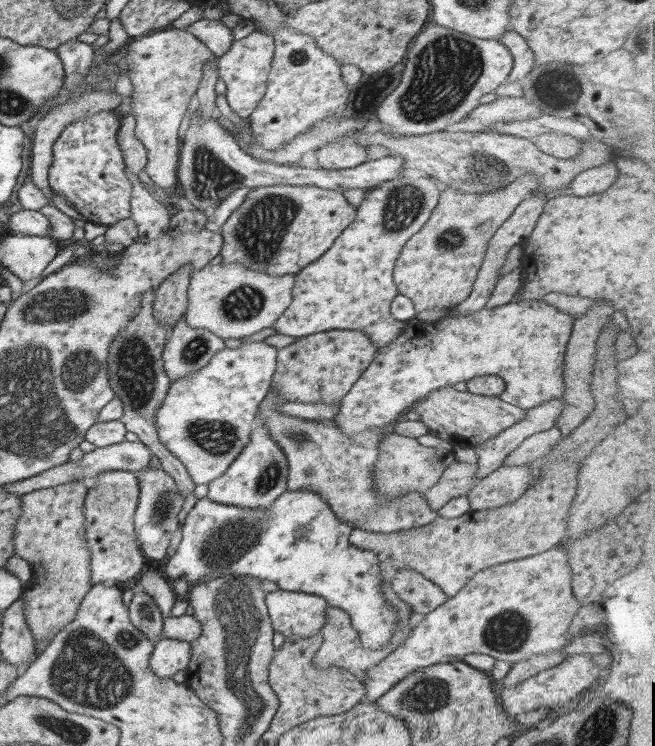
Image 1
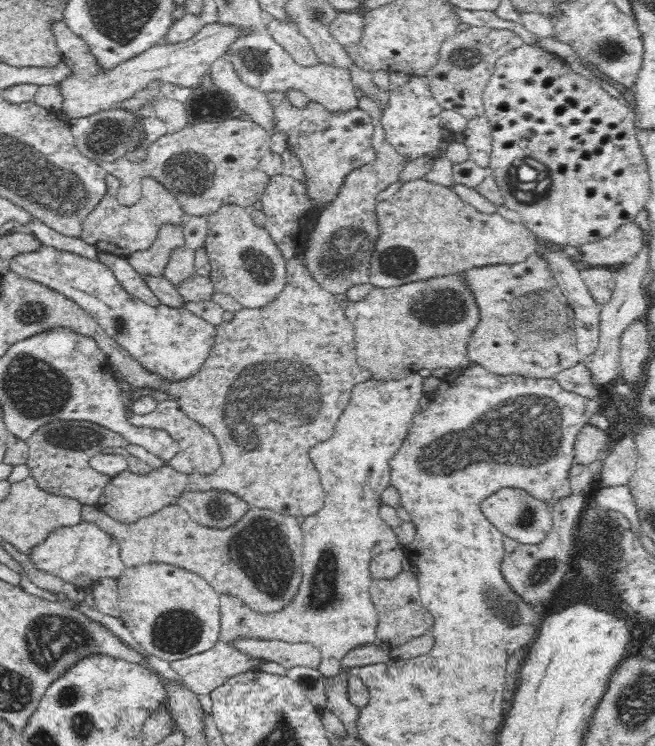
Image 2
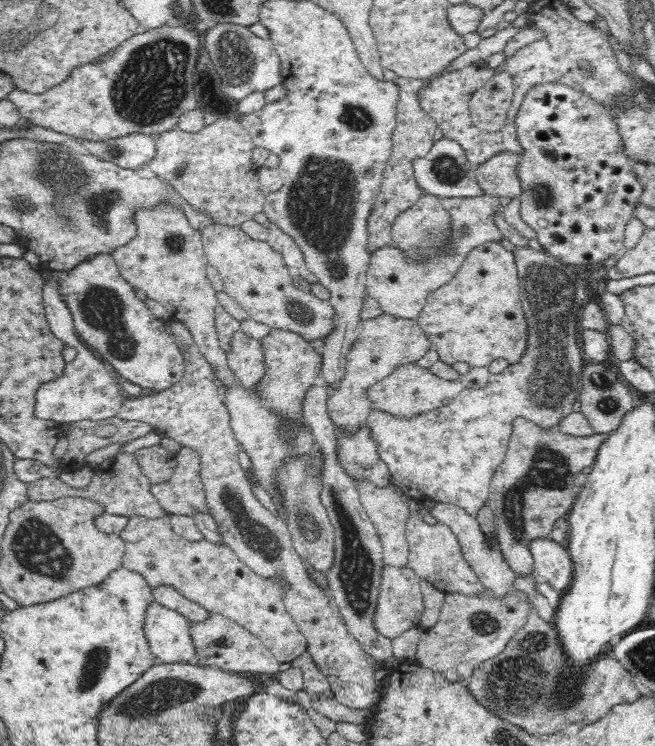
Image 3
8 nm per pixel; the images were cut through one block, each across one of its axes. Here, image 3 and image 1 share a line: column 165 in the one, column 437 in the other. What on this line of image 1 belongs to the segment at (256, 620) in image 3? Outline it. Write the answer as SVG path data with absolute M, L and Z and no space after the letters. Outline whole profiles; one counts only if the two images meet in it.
M570 459L545 461L545 465L543 465L545 471L543 471L541 479L533 481L533 485L529 486L511 504L481 511L469 510L454 518L437 516L429 524L390 533L369 533L365 530L351 529L348 540L357 548L375 551L380 563L379 570L387 570L391 566L395 568L395 571L397 569L413 569L436 584L441 592L450 598L461 587L464 587L467 580L476 572L487 567L540 554L561 542L561 538L565 535L565 528L567 528L568 512L576 492L576 474L579 463L577 460Z

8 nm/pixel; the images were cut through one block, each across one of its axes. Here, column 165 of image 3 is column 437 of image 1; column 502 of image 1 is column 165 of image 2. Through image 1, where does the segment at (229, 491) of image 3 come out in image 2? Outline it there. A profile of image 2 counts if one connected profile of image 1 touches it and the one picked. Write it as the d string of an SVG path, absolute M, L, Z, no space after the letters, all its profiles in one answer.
M172 398L159 402L151 414L138 416L136 414L128 415L129 422L136 427L143 429L162 429L179 444L181 450L192 461L195 472L202 475L212 474L223 462L223 456L219 449L218 441L215 436L206 428L198 425L191 420L182 410L179 403Z

